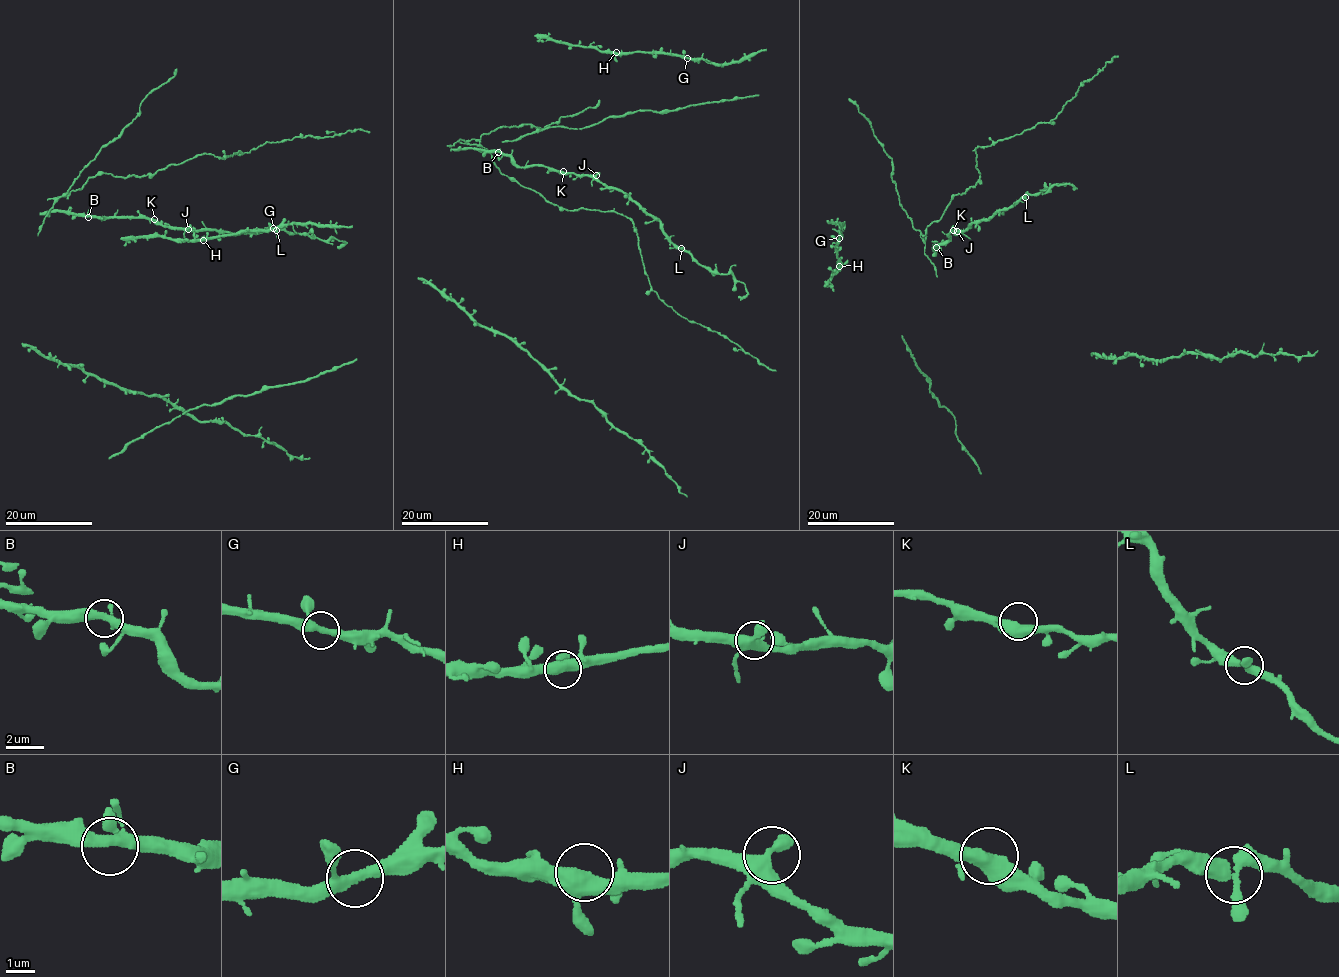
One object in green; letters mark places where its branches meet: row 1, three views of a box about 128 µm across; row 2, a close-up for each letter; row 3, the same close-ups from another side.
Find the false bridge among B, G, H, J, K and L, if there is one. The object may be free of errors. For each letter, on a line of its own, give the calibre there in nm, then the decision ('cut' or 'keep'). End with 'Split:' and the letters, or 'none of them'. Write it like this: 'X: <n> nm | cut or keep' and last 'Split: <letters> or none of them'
B: 320 nm | keep
G: 320 nm | keep
H: 440 nm | keep
J: 380 nm | keep
K: 420 nm | keep
L: 360 nm | keep
Split: none of them

